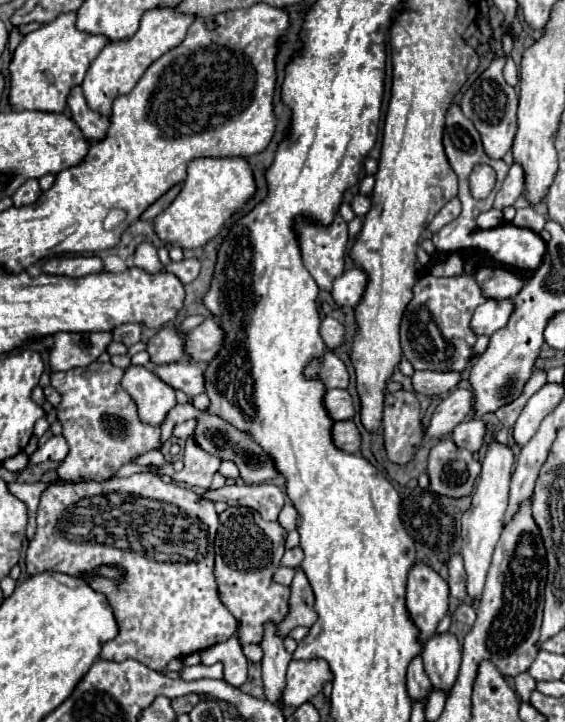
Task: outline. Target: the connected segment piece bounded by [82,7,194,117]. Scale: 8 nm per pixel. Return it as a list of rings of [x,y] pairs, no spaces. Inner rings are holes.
[[[170,7],[152,9],[152,11],[144,13],[140,29],[132,39],[118,41],[118,43],[108,43],[102,49],[102,53],[92,61],[88,73],[82,81],[82,89],[84,89],[84,97],[86,97],[88,107],[92,111],[104,115],[104,117],[110,117],[112,101],[118,95],[130,93],[134,89],[134,85],[142,79],[144,71],[156,59],[160,59],[164,53],[168,53],[170,49],[180,45],[180,41],[184,39],[184,33],[186,33],[186,29],[190,27],[192,21],[194,21],[194,17],[180,15],[180,13],[176,13],[176,9],[170,9]]]

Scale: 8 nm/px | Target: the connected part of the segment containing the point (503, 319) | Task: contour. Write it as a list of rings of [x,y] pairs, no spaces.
[[[488,299],[484,305],[480,305],[474,311],[472,317],[472,329],[476,329],[478,335],[492,335],[496,329],[504,327],[514,313],[514,301],[512,299]]]

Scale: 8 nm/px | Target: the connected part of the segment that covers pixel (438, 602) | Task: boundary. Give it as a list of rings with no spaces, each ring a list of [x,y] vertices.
[[[414,563],[408,573],[406,607],[420,629],[422,643],[436,633],[438,621],[448,613],[448,583],[430,565]]]

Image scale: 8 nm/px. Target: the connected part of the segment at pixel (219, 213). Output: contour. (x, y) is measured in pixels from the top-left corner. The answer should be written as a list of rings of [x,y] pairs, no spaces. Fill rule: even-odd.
[[[194,159],[188,165],[188,177],[184,179],[178,197],[170,203],[168,209],[154,217],[154,231],[168,245],[178,245],[182,249],[202,247],[220,233],[224,221],[234,211],[238,211],[254,195],[254,191],[254,177],[246,159]]]

